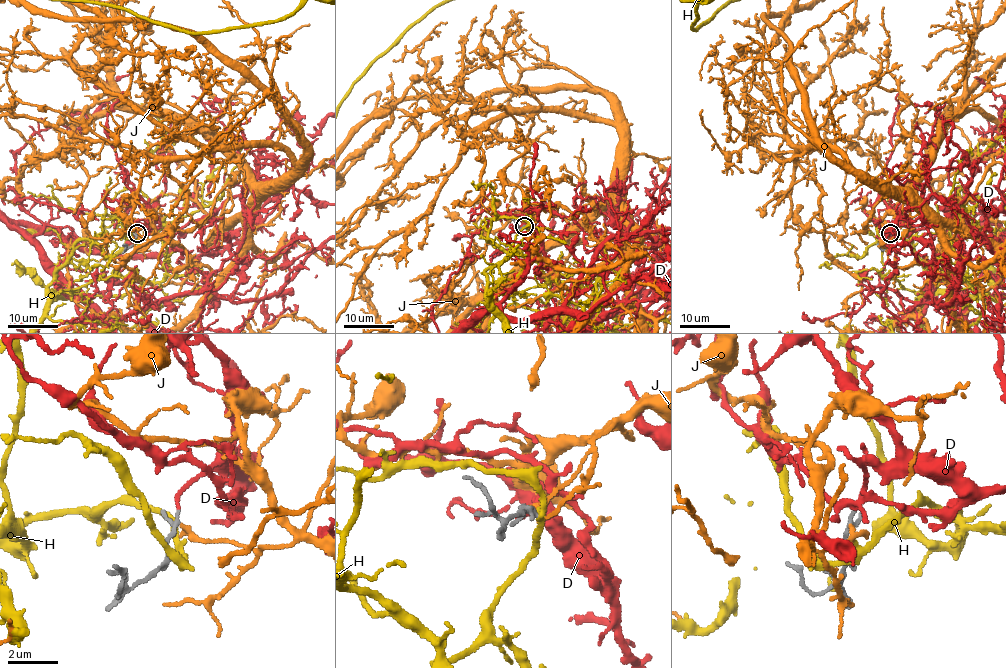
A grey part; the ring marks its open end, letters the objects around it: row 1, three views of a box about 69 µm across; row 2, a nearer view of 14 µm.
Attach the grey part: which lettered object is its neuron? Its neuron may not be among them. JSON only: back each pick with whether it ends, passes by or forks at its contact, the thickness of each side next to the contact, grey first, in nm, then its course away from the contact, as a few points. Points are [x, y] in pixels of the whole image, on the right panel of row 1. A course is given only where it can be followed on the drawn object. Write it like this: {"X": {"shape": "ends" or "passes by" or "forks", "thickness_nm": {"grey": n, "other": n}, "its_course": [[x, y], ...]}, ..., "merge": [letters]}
{"D": {"shape": "ends", "thickness_nm": {"grey": 110, "other": 130}}, "merge": ["D"]}

